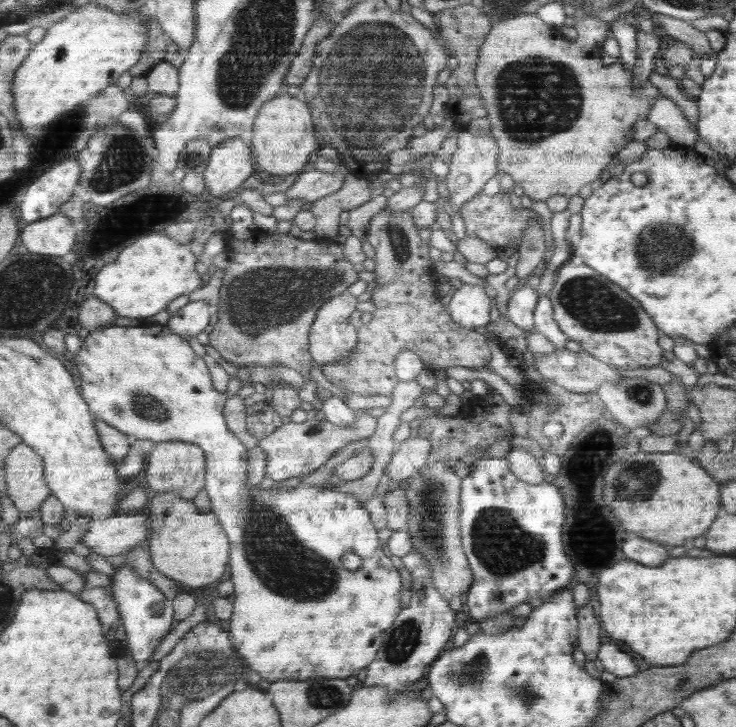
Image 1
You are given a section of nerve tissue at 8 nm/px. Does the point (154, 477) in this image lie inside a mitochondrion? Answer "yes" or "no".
no

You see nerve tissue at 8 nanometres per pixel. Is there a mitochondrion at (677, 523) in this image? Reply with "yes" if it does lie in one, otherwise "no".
no

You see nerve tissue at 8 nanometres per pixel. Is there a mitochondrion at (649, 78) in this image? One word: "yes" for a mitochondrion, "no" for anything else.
no

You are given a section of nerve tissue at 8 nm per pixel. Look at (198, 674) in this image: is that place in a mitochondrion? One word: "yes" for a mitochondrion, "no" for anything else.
yes

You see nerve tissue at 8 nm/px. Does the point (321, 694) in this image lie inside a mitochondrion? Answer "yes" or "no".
yes

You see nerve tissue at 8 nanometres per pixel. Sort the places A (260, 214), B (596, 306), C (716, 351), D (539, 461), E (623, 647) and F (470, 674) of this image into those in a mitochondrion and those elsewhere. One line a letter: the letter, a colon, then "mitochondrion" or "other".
A: other
B: mitochondrion
C: other
D: other
E: other
F: mitochondrion

